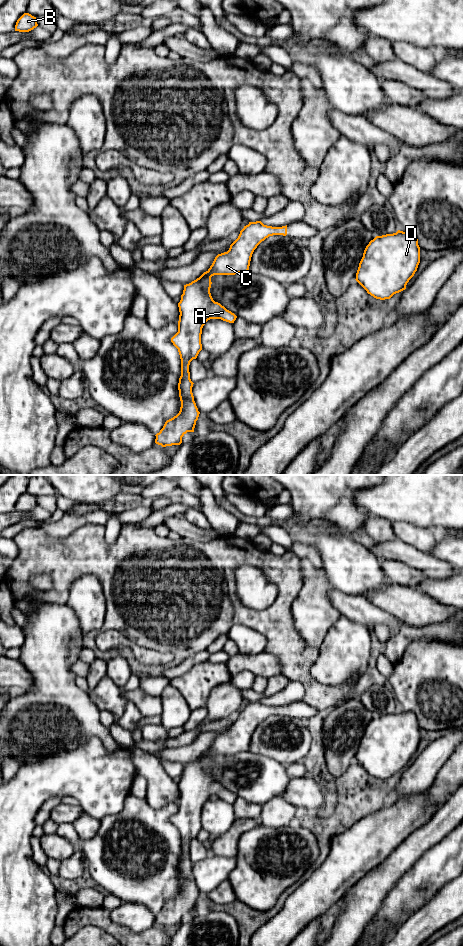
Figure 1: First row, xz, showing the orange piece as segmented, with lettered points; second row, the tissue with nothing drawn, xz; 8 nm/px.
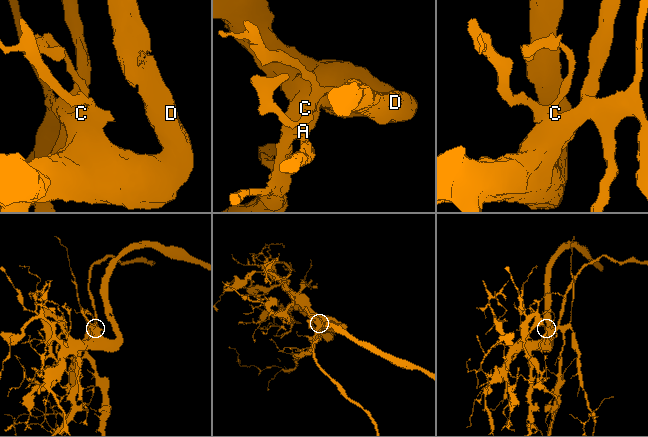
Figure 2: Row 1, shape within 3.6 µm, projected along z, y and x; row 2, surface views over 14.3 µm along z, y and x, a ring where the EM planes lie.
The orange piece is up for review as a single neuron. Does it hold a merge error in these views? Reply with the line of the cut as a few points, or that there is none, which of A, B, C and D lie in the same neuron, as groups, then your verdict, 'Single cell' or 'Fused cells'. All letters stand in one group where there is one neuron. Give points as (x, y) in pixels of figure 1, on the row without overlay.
No split. Groups: A B C D. Single cell

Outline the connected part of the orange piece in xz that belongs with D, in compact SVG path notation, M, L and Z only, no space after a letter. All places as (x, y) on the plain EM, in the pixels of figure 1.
M398 710L393 714L376 716L366 726L356 753L356 761L376 779L390 779L406 769L420 743L420 727L413 712Z

